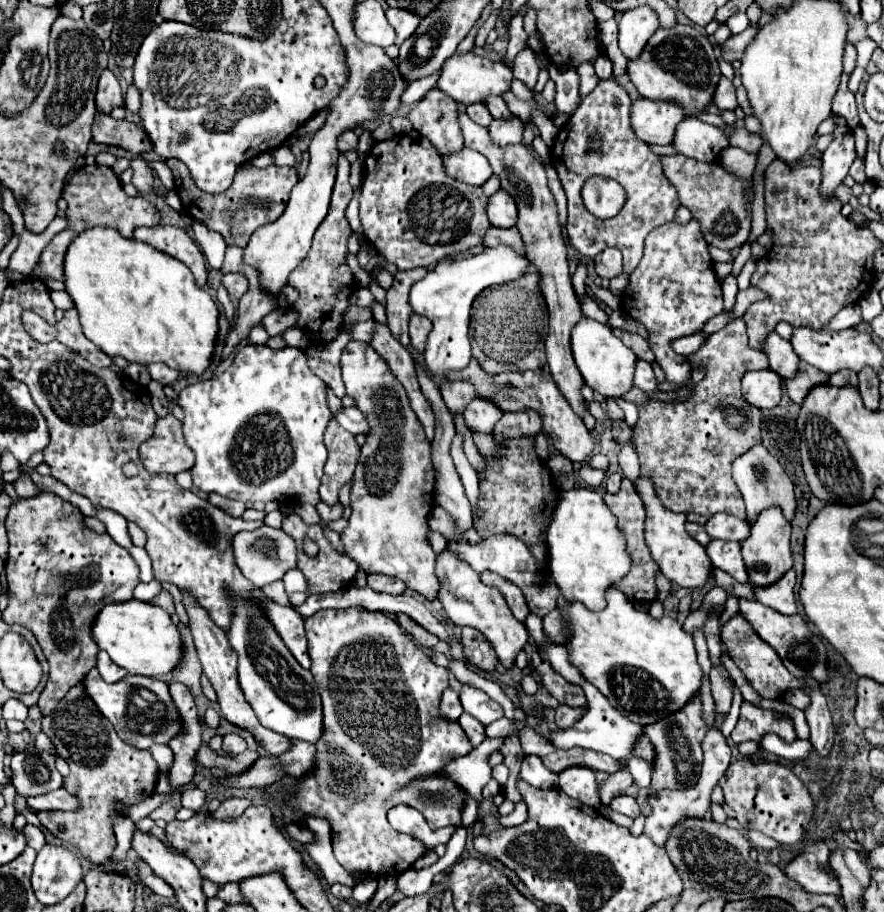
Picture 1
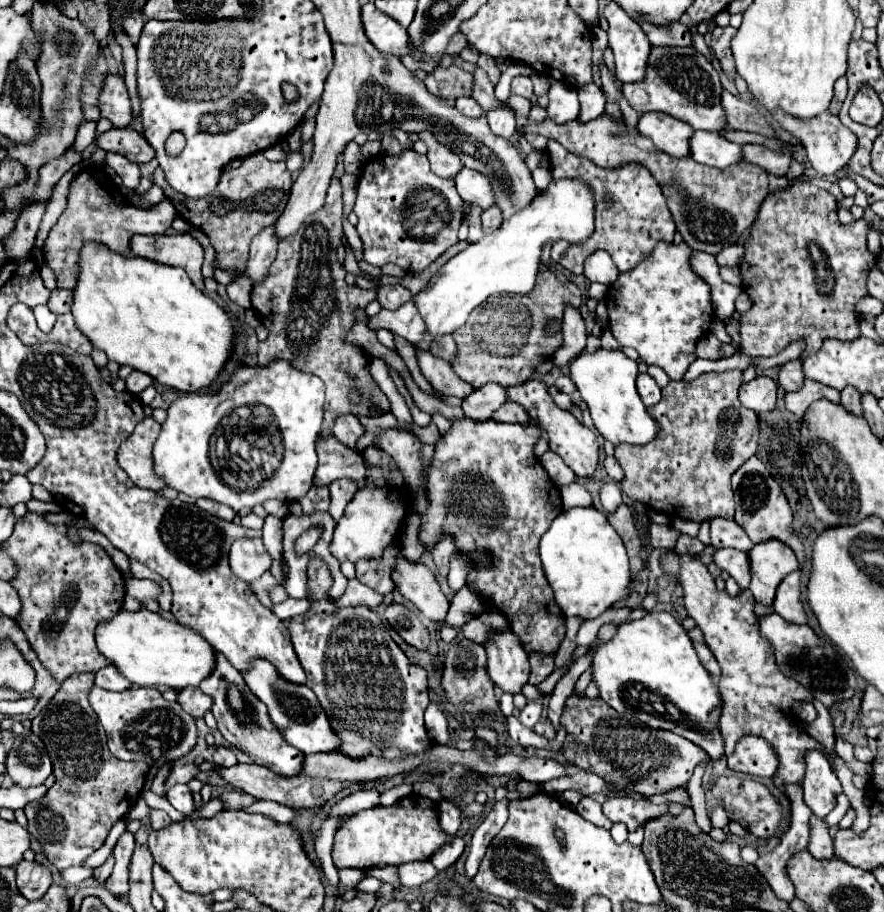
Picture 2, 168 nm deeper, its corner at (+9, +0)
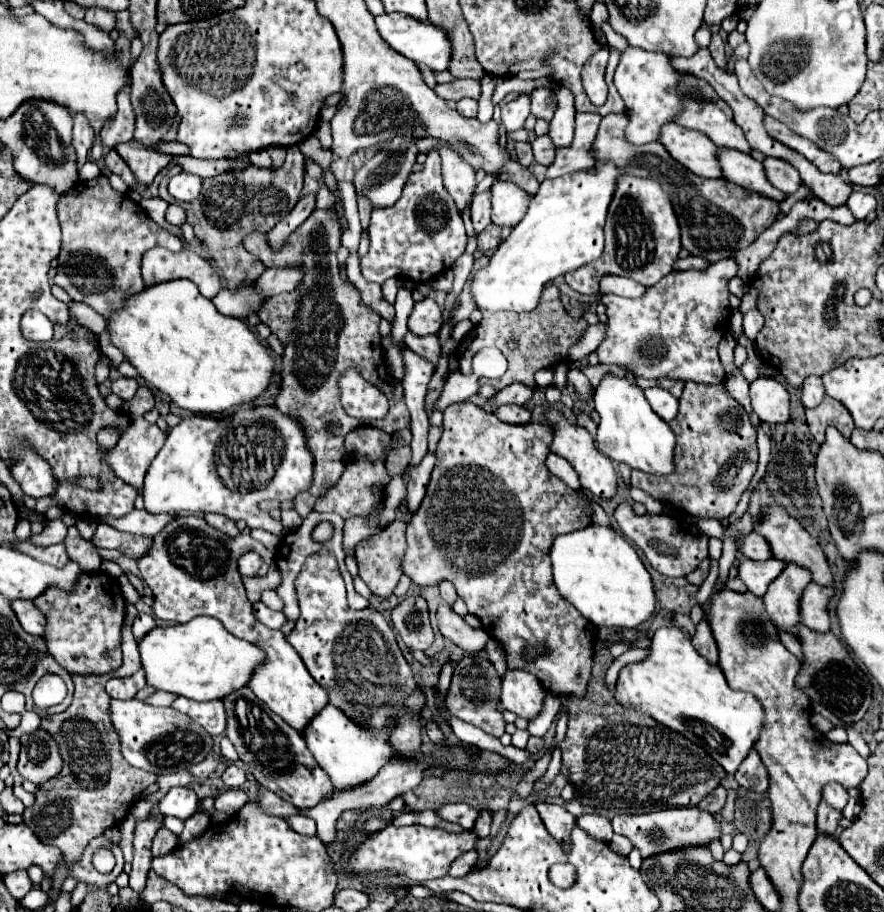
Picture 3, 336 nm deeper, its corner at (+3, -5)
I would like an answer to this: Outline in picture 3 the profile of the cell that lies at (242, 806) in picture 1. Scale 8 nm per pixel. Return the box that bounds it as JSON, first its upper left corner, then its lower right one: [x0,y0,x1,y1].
[257,790,299,818]

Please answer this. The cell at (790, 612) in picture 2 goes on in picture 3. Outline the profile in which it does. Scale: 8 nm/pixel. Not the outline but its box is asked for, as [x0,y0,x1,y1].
[801,584,833,632]

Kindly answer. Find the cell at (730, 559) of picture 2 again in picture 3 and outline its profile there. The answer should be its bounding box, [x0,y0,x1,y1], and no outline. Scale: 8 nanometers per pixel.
[739,558,787,596]

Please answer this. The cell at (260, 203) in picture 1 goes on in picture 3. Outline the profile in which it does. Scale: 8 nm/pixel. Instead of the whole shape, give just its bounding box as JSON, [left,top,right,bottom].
[159,146,305,290]

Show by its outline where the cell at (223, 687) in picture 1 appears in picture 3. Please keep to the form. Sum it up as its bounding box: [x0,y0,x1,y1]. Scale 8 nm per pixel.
[223,688,335,810]

